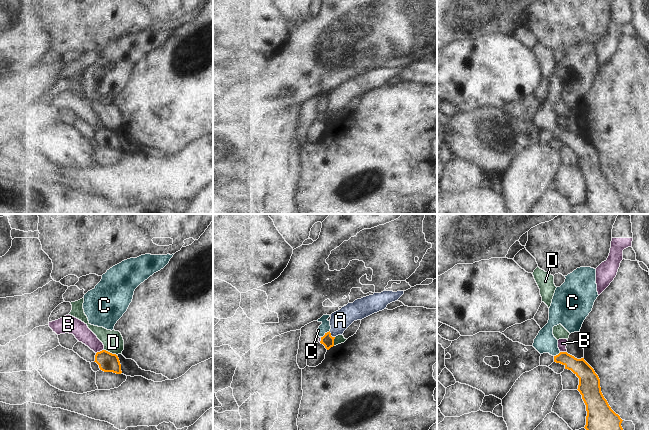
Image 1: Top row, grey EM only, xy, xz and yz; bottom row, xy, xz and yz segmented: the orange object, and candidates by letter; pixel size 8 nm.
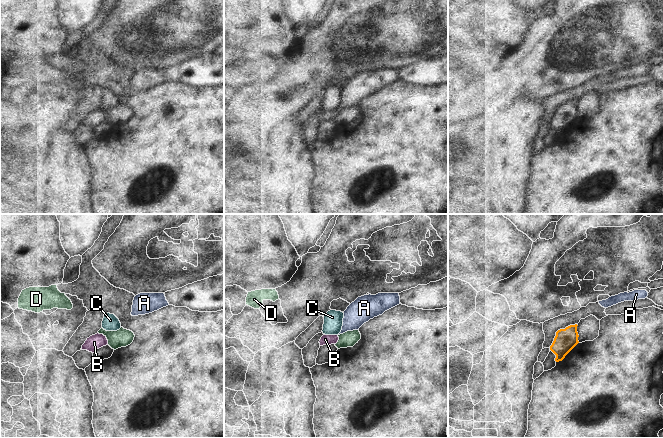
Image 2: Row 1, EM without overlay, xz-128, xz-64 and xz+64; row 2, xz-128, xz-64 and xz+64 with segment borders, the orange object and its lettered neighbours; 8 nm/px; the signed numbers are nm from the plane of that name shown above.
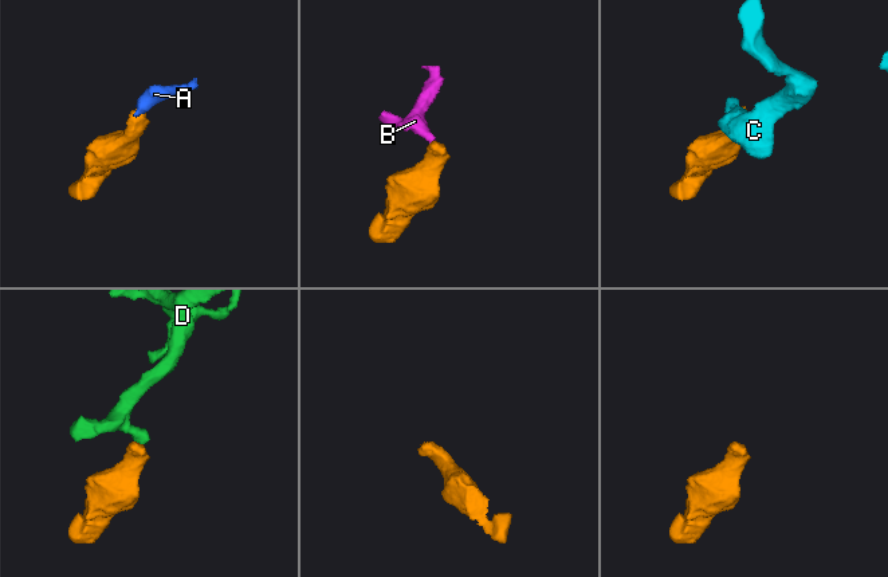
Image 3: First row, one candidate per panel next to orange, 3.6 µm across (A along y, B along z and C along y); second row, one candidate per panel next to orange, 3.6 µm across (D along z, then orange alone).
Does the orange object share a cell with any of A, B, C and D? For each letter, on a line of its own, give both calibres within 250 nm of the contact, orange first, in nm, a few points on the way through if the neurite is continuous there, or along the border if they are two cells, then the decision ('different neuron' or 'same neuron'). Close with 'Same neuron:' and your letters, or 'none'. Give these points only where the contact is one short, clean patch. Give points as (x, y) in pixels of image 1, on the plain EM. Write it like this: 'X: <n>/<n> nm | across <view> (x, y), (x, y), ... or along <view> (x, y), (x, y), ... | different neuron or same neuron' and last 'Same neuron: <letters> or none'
A: 100/160 nm | along xz (329, 107), (334, 113) | different neuron
B: 160/140 nm | along xy (103, 125), (96, 129) | different neuron
C: 100/90 nm | across xz (327, 116), (325, 109), (325, 103) | same neuron
D: 160/170 nm | along xy (104, 125), (116, 131) | different neuron
Same neuron: C

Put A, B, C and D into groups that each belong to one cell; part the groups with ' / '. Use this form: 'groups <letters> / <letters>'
groups A B / C / D

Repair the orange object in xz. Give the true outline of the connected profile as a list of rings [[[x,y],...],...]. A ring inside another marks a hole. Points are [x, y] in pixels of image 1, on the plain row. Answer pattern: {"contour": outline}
{"contour": [[[326,90],[317,96],[322,99],[317,105],[317,110],[321,114],[320,119],[323,120],[327,126],[334,122],[335,115],[335,113],[332,113],[330,109],[330,97],[327,96],[329,93],[330,91]]]}

